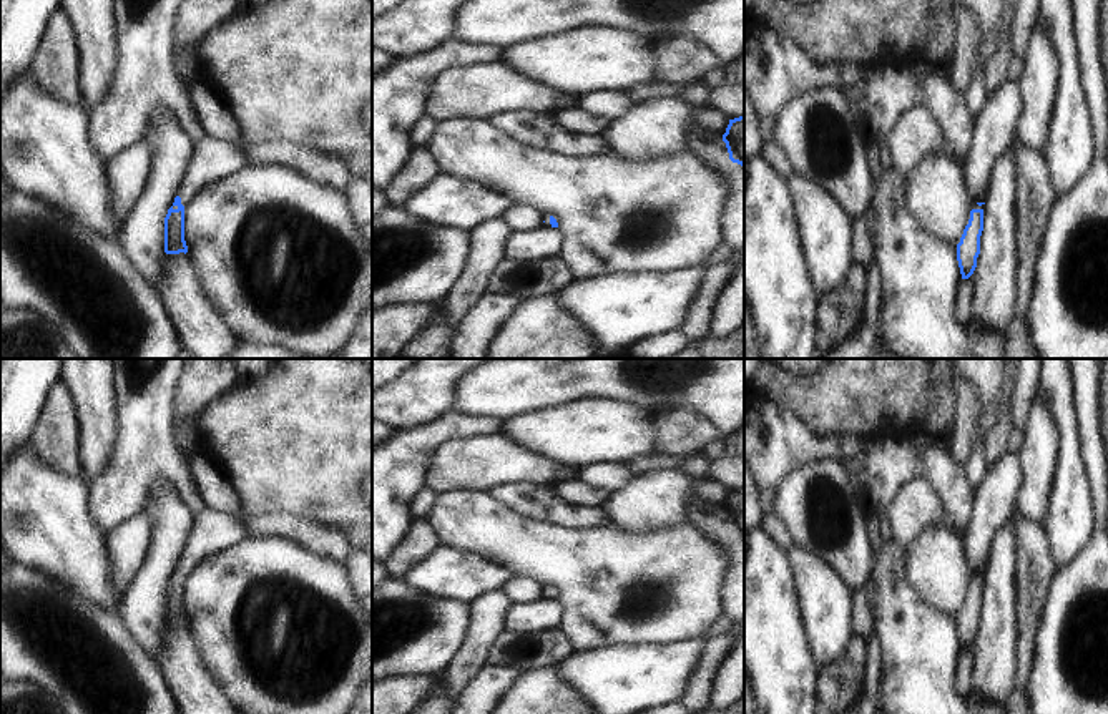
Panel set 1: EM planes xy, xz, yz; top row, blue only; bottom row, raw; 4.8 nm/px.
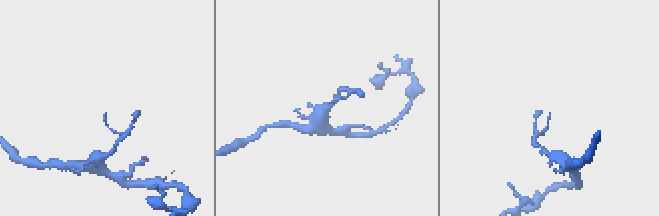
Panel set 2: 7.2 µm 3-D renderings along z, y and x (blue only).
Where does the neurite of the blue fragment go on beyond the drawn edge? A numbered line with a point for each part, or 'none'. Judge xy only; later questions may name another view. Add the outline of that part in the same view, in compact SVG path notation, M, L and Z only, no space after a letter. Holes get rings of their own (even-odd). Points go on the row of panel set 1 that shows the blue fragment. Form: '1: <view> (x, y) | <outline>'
1: xy (208, 160) | M201 136L199 139L191 141L188 164L176 196L179 196L181 204L186 206L198 188L223 176L229 176L243 166L244 149L241 143L221 143Z

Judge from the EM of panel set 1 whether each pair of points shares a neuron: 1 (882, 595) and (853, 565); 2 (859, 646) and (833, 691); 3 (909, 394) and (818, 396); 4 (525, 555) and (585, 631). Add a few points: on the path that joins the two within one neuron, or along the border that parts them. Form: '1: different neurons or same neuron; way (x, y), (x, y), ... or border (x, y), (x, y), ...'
1: different neurons; border (877, 557), (866, 585)
2: same neuron; way (854, 658), (841, 679)
3: same neuron; way (886, 394), (841, 396)
4: same neuron; way (547, 567), (578, 598), (578, 610)

